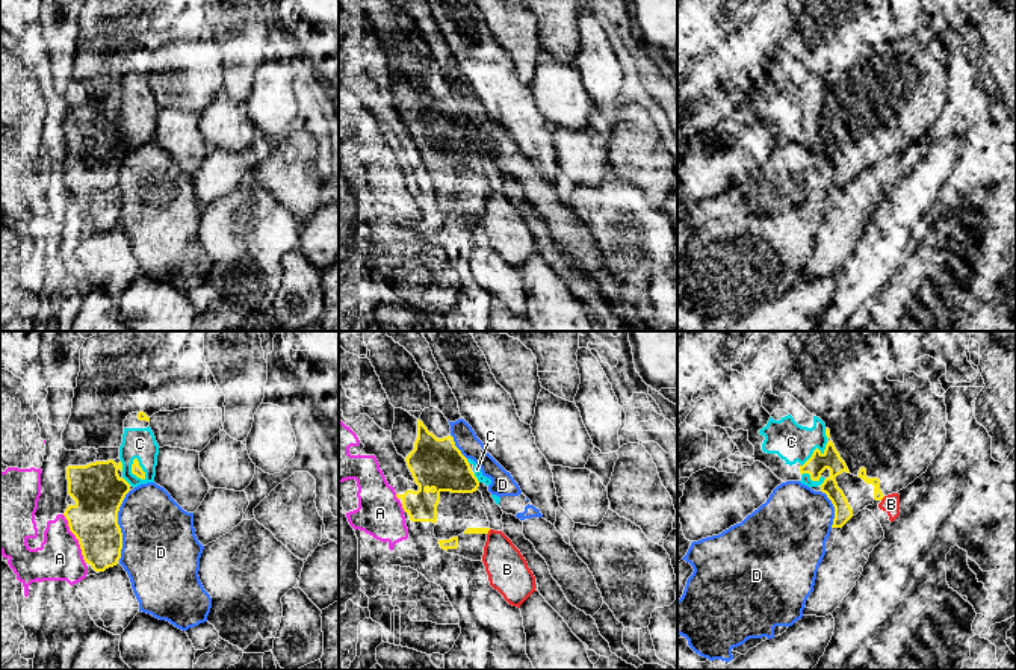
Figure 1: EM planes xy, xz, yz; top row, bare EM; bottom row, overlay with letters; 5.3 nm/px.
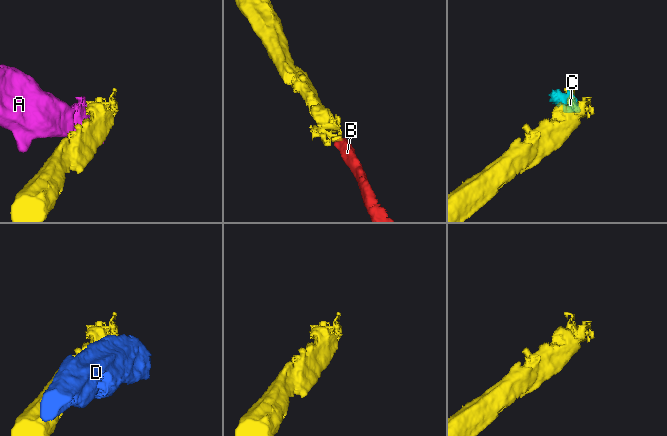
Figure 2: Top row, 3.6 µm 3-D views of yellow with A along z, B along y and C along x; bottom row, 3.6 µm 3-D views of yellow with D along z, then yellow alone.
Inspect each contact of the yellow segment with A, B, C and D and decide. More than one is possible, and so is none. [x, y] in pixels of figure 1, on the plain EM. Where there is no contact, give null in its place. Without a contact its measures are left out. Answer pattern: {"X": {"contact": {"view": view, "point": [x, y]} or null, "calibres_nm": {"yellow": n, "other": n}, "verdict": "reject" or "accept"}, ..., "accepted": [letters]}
{"A": {"contact": {"view": "xy", "point": [76, 198]}, "calibres_nm": {"yellow": 260, "other": 240}, "verdict": "reject"}, "B": {"contact": {"view": "xz", "point": [487, 194]}, "calibres_nm": {"yellow": 30, "other": 220}, "verdict": "reject"}, "C": {"contact": {"view": "xy", "point": [141, 130]}, "calibres_nm": {"yellow": 60, "other": 160}, "verdict": "reject"}, "D": {"contact": {"view": "xy", "point": [118, 186]}, "calibres_nm": {"yellow": 280, "other": 400}, "verdict": "reject"}, "accepted": []}

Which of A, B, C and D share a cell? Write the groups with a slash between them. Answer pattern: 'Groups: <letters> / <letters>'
Groups: A / B / C / D

